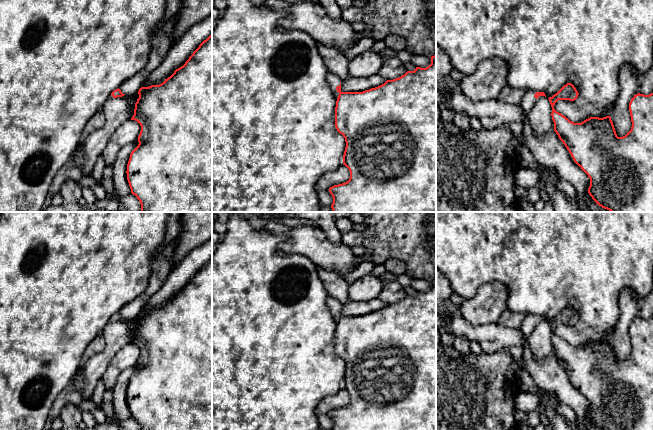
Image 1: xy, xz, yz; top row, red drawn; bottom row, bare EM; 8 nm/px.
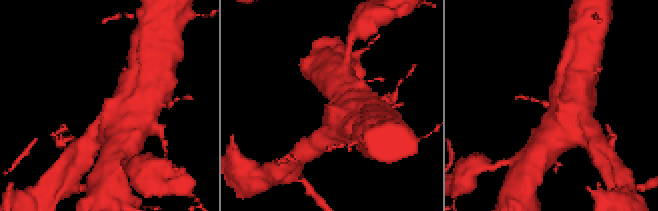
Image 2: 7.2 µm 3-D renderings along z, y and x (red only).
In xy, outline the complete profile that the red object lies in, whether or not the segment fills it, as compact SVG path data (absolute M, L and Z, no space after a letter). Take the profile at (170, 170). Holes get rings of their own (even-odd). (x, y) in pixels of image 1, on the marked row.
M212 34L199 45L199 47L193 52L185 64L176 69L174 73L165 79L163 83L159 85L151 85L149 87L141 87L138 91L138 94L139 98L135 103L134 115L132 116L131 120L135 120L140 124L141 131L138 136L139 144L130 154L126 173L131 193L140 201L140 212L212 212Z

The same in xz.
M436 54L430 58L431 64L428 67L416 67L414 71L407 71L399 78L387 80L363 92L342 92L340 78L328 71L326 80L332 91L339 93L335 107L335 127L345 138L343 164L350 171L347 182L329 188L333 197L333 212L436 212Z

